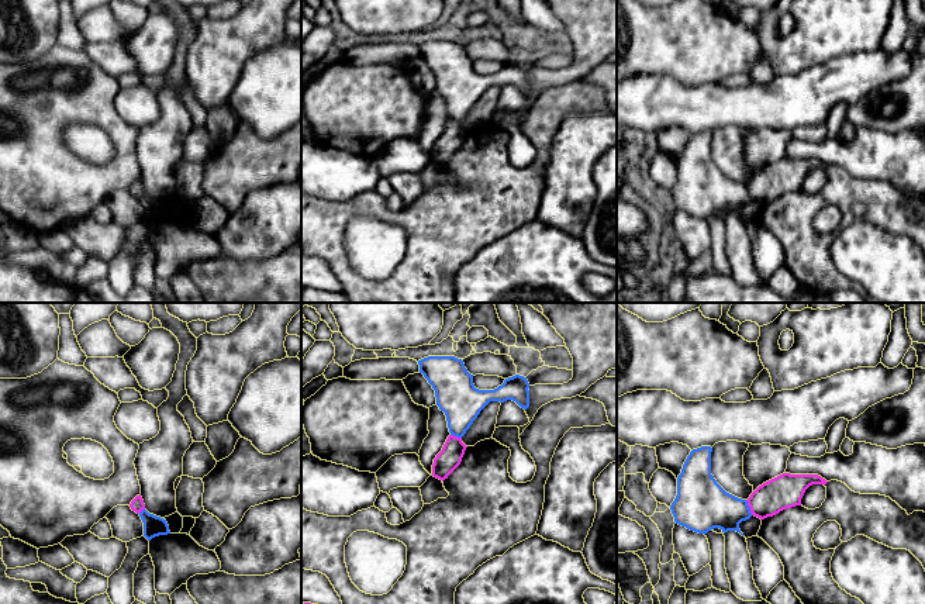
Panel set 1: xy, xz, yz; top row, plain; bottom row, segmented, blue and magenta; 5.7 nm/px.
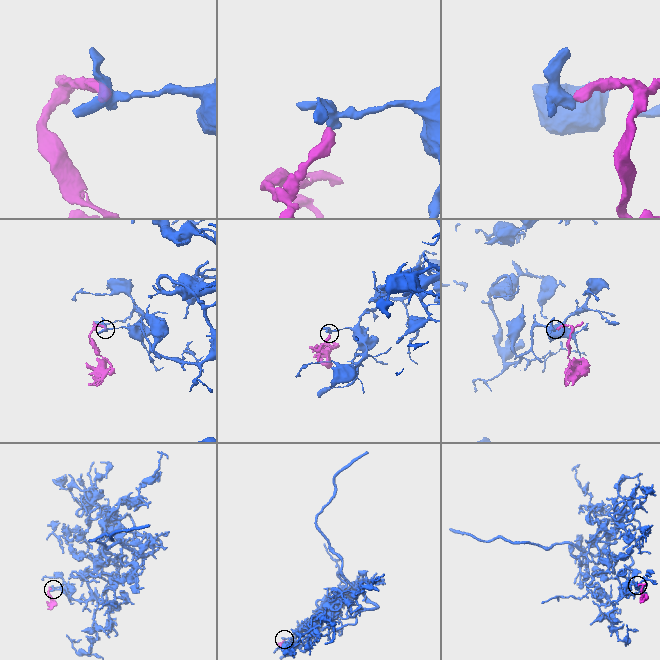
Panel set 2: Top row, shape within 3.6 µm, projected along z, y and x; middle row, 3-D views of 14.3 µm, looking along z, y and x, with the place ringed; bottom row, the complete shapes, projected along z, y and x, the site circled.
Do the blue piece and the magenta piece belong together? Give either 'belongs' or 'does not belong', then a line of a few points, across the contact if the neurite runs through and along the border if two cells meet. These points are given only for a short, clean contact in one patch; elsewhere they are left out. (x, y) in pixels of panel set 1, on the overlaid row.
does not belong; line yz (745, 500), (752, 514)

